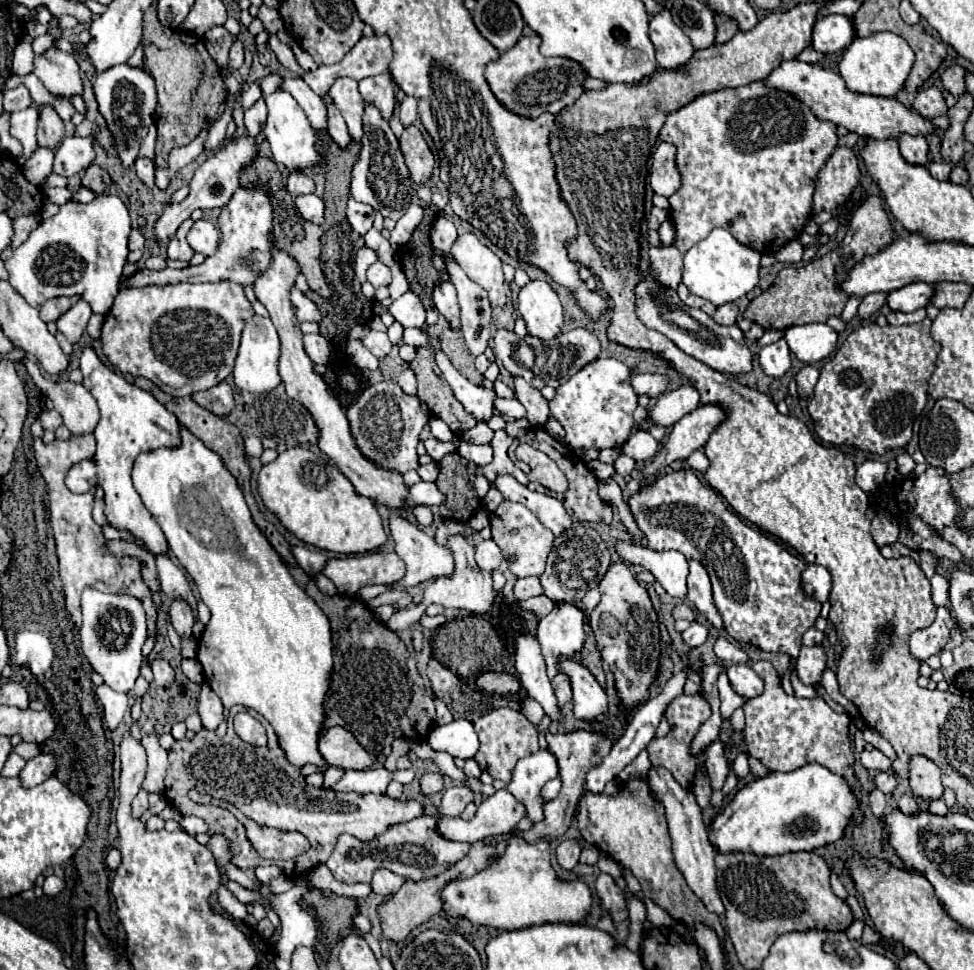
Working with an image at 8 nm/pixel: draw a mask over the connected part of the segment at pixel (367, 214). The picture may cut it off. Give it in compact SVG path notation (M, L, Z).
M350 197L348 201L348 211L346 211L346 219L352 225L352 229L360 235L366 235L372 229L372 221L374 221L374 209L366 203L358 203L354 197Z

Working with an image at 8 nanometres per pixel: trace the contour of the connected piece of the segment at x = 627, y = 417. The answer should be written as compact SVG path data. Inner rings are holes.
M600 357L572 375L568 383L556 389L556 397L550 401L550 417L564 427L564 443L568 447L606 449L618 447L630 437L634 427L632 413L638 407L638 395L630 387L628 379L630 369L624 363Z

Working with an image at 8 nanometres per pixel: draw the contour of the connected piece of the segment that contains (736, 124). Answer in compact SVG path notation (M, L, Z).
M754 81L744 87L722 89L722 91L714 91L714 93L706 93L706 95L696 97L692 103L688 103L680 111L668 115L668 119L660 131L660 139L678 147L676 163L678 163L678 171L682 175L682 187L668 201L670 201L670 217L672 217L674 229L676 229L676 243L674 245L680 253L688 251L694 243L702 241L710 233L710 229L714 229L714 227L728 229L742 245L746 245L758 253L778 253L788 241L796 239L804 231L806 223L812 219L812 193L816 187L816 177L818 177L820 169L824 167L824 161L828 161L828 157L838 147L836 125L832 125L830 121L820 121L812 113L812 109L808 109L802 101L796 101L796 97L792 97L790 93L768 87L764 81Z

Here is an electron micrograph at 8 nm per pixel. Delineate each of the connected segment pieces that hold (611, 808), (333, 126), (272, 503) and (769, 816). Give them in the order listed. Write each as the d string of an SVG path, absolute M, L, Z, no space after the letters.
M634 779L634 789L622 787L620 793L616 795L586 791L578 801L576 817L578 817L578 829L582 839L594 843L600 851L610 855L614 861L630 867L642 885L644 897L650 897L656 905L666 909L670 917L674 917L676 921L682 921L686 925L702 921L710 925L712 929L716 929L718 937L722 939L722 949L724 949L724 931L720 919L716 913L704 909L704 903L692 893L692 889L688 889L684 875L674 863L664 807L650 797L648 787L642 779Z
M326 103L326 111L328 111L328 133L330 137L340 145L346 147L350 143L350 133L346 129L346 123L338 111L338 107L334 103Z
M286 449L284 453L280 453L272 463L264 465L262 471L258 473L258 493L264 501L264 505L278 515L278 519L282 521L282 525L294 533L298 539L306 541L308 545L314 545L318 549L326 549L326 551L334 551L334 553L344 553L344 555L358 555L358 553L368 553L374 551L382 545L386 545L388 535L384 531L382 519L374 507L374 503L366 497L358 497L354 493L352 483L332 465L326 465L328 461L324 461L322 457L314 455L308 449Z
M808 763L788 773L774 771L740 789L736 797L730 801L730 805L714 819L708 835L710 835L710 843L722 853L750 851L756 855L782 855L790 851L814 851L824 845L836 843L838 839L844 837L848 825L862 823L862 821L864 821L864 811L860 809L860 801L854 795L848 781L832 773L824 765Z

